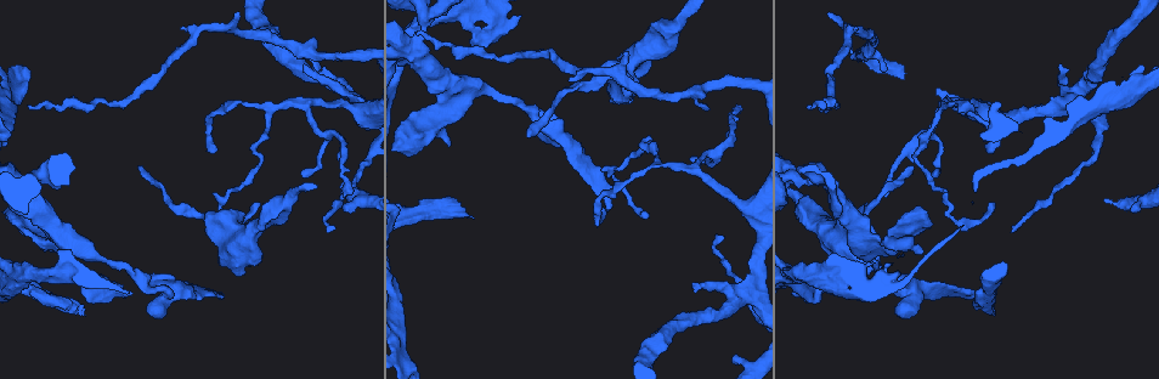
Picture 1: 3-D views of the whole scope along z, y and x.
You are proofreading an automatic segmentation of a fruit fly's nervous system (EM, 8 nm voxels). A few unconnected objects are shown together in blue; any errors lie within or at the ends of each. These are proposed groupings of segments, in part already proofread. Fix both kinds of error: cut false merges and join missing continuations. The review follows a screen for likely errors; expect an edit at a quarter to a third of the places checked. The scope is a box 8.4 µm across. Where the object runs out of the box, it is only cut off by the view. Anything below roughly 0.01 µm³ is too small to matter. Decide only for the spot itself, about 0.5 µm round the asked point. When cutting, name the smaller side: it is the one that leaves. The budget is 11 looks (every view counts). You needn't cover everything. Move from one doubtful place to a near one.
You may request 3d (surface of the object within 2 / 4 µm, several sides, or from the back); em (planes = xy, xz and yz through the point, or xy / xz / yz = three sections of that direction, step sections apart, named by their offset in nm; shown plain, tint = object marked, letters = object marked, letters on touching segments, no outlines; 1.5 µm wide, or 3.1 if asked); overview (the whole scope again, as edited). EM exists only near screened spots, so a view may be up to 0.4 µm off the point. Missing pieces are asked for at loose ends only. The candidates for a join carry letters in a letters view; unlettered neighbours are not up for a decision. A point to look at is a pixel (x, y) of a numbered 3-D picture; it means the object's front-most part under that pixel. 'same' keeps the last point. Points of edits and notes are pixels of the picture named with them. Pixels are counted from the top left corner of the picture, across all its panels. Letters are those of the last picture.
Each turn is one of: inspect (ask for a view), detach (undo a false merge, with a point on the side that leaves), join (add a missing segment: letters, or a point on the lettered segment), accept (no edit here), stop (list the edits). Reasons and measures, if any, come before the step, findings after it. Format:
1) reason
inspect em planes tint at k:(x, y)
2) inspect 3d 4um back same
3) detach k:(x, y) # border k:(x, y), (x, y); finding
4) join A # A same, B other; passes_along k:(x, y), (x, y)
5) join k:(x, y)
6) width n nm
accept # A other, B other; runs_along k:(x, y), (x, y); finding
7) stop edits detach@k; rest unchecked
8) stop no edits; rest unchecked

branch stops here
inspect em planes letters at 1:(608, 204)

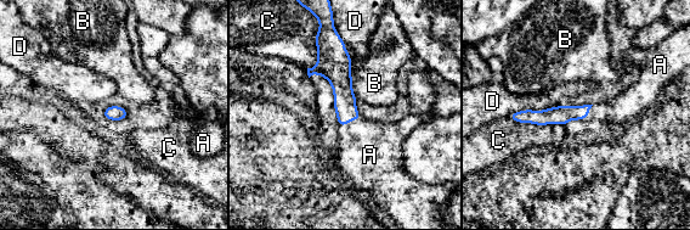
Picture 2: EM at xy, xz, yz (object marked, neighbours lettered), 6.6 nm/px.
width 100 nm
join A # A same, B other, C other, D other; passes_along 2:(344, 99), (350, 121), (368, 153); it goes on there

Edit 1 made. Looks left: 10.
long arm stops here
inspect 3d 4um at 1:(528, 133)

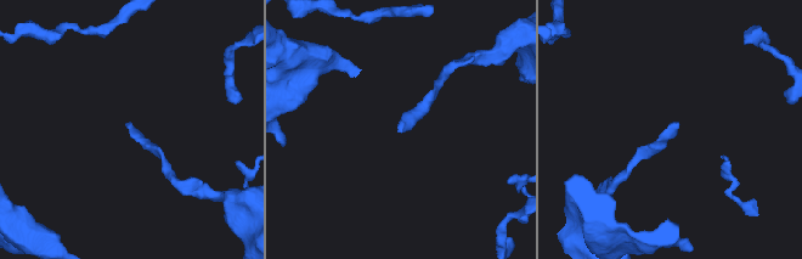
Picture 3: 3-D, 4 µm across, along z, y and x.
need the tissue
inspect em planes letters at 3:(125, 124)

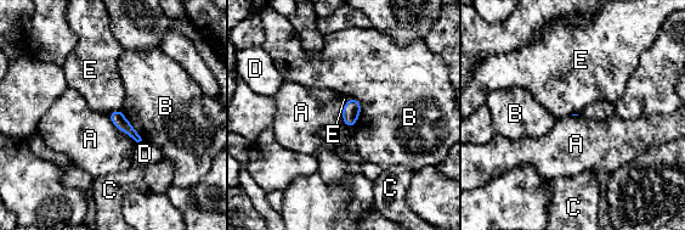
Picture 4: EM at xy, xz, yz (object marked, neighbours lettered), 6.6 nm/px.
accept # A other, B other, C other, D other, E other; no lettered segment goes on from it

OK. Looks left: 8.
two arms at a narrow angle
inspect 3d 2um at 1:(36, 177)

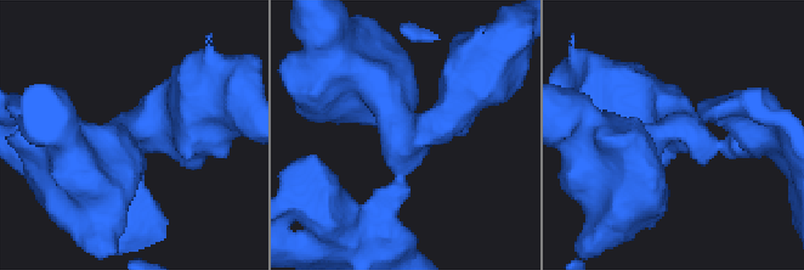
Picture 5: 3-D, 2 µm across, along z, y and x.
arms 4; now the EM
inspect em yz step 8 letters at 5:(127, 128)

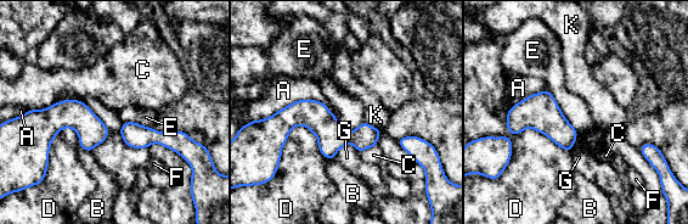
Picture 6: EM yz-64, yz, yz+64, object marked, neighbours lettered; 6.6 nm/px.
detach 6:(331, 135) # A other, B other, C other, D other, E other, F other, G other, K other; border 6:(347, 133), (349, 143); a second neuron is stuck on

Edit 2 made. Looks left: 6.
thick end
inspect em planes plain at 1:(259, 261)

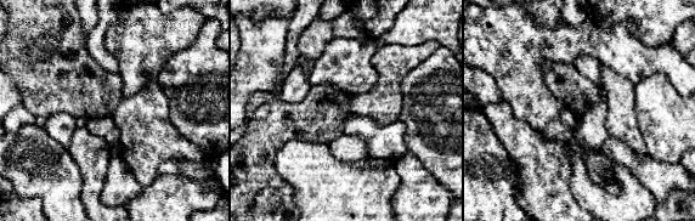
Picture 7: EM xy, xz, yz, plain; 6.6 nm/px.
what lies round it
inspect em planes letters same

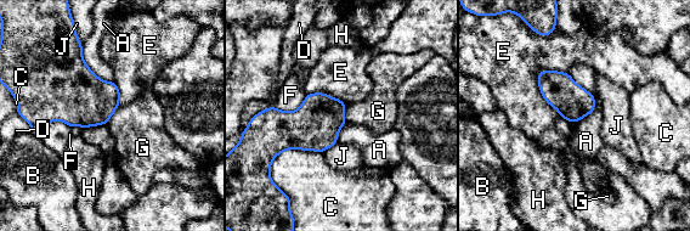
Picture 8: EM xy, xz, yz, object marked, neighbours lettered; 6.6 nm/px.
accept # A other, B other, C other, D other, E other, F other, G other, H other, J other; border 8:(119, 103), (106, 123); no lettered segment goes on from it

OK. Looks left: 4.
three arms meet
inspect 3d 2um at 1:(914, 290)

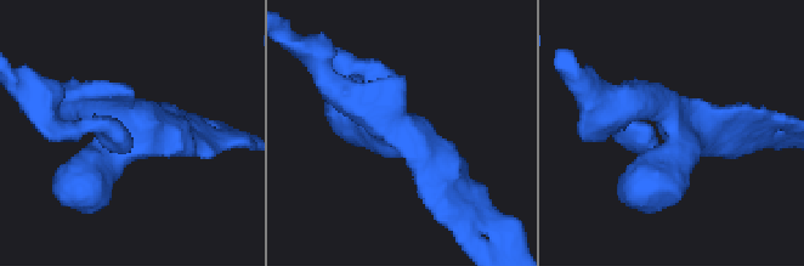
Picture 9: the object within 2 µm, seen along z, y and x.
arms 3; shape alone is not enough
inspect em yz step 4 tint at 9:(129, 125)

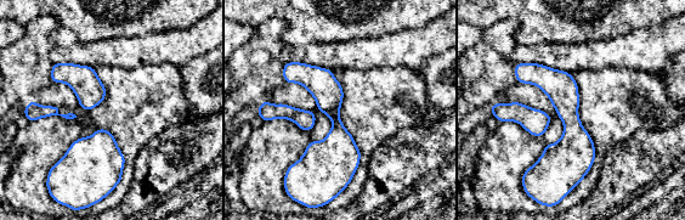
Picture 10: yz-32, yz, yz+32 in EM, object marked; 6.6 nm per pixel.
another direction
inspect em planes letters same

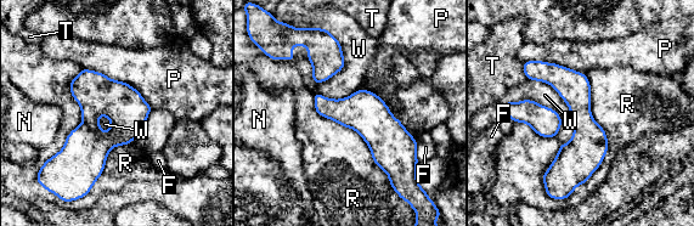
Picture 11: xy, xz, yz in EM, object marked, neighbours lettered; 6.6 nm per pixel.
width 280 nm; longest_contact R 800 nm
accept # F other, N other, P other, R other, T other, W other; all the same neuron

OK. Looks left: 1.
stop edits join@2, detach@6; rest unchecked

